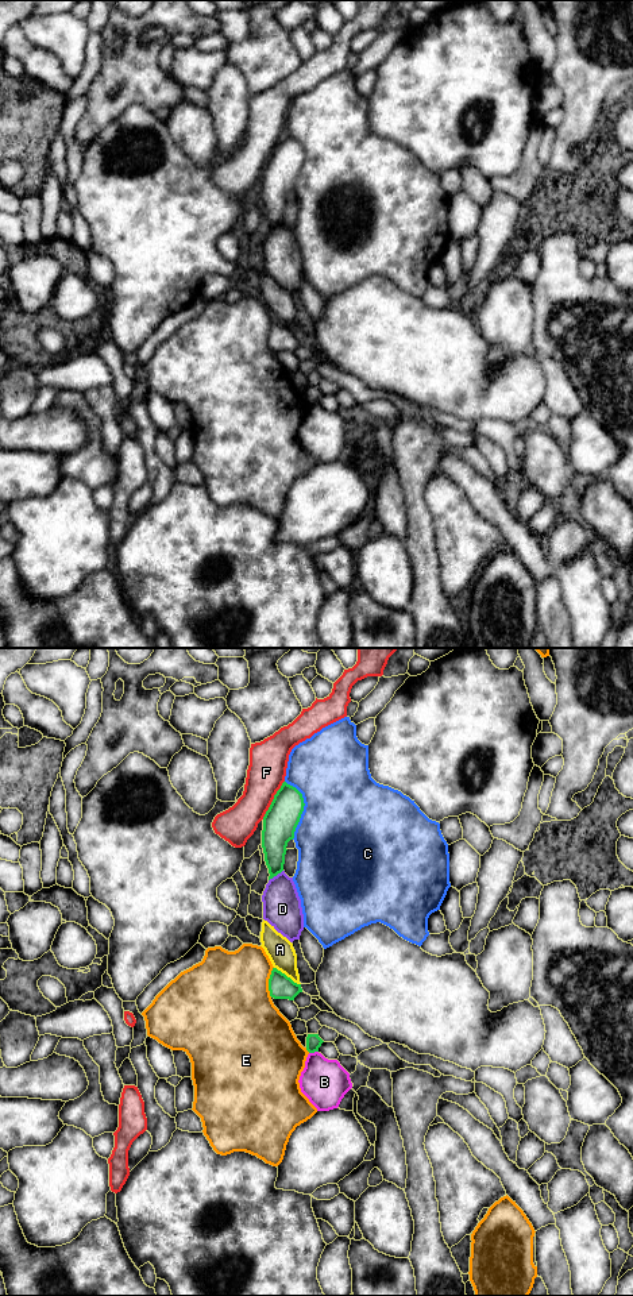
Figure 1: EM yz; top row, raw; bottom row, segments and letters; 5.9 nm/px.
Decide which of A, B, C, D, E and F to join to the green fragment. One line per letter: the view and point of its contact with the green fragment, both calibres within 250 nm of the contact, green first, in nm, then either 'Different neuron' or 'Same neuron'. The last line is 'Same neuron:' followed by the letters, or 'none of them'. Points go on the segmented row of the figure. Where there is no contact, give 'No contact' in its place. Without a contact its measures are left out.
A: Touches green at yz (286, 976). Thickness 140 nm (green) against 160 nm. Different neuron
B: Touches green at yz (313, 1052). Thickness 90 nm (green) against 280 nm. Different neuron
C: Touches green at yz (303, 809). Thickness 200 nm (green) against 500 nm. Different neuron
D: Touches green at yz (276, 875). Thickness 170 nm (green) against 220 nm. Different neuron
E: Touches green at yz (269, 982). Thickness 140 nm (green) against 480 nm. Different neuron
F: Touches green at yz (273, 799). Thickness 200 nm (green) against 220 nm. Different neuron
Same neuron: none of them

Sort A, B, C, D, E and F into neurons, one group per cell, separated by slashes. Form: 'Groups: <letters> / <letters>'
Groups: A / B / C / D / E / F

